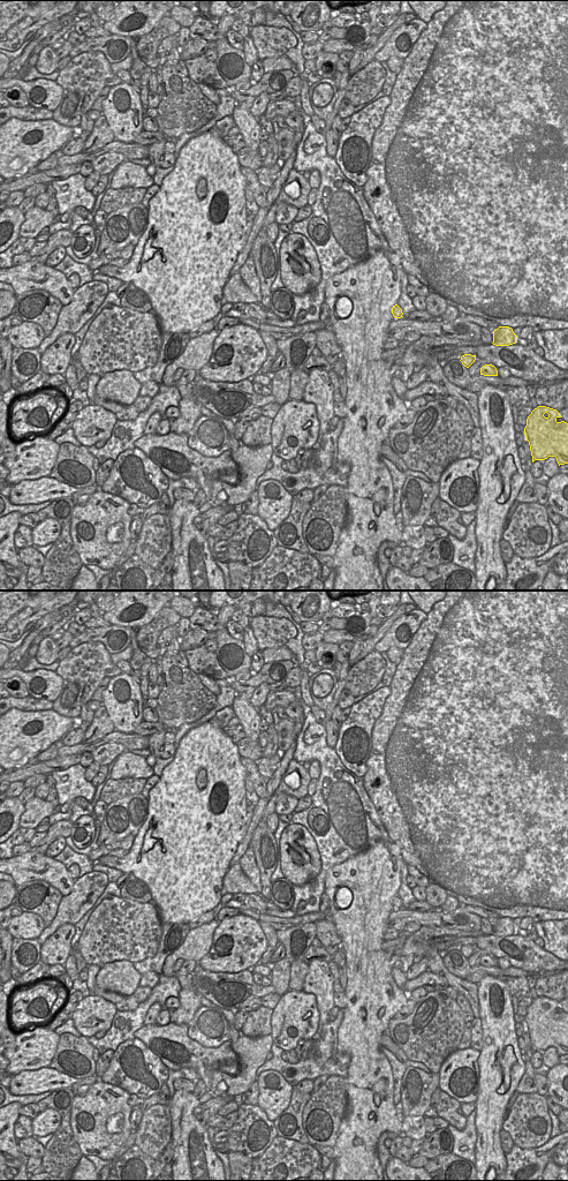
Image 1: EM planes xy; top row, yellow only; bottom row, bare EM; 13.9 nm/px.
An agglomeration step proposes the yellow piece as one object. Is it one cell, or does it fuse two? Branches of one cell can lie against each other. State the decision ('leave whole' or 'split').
leave whole

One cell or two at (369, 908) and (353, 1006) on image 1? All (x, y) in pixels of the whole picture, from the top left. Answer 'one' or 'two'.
one

